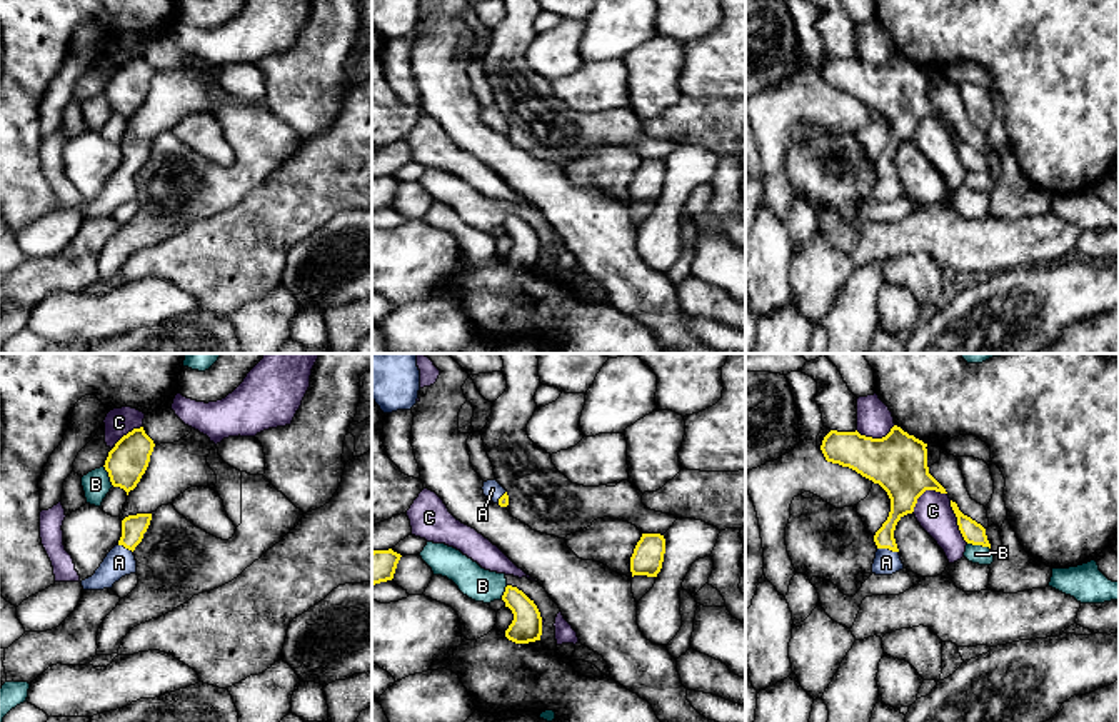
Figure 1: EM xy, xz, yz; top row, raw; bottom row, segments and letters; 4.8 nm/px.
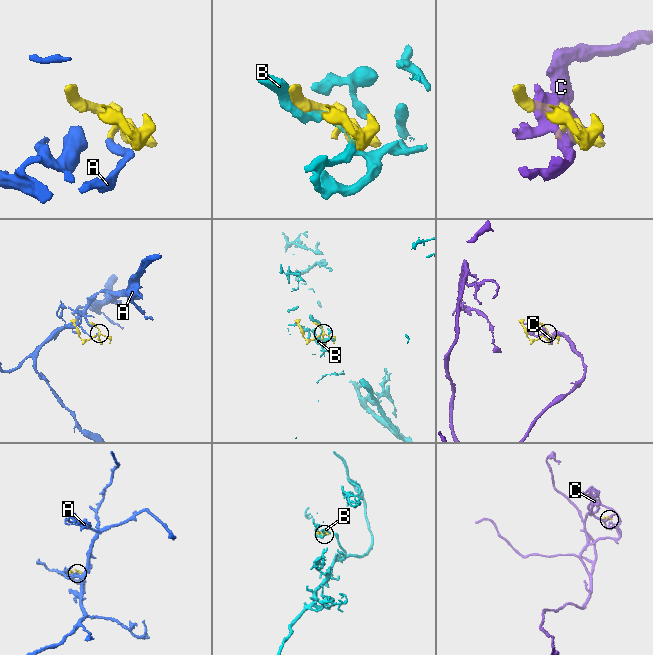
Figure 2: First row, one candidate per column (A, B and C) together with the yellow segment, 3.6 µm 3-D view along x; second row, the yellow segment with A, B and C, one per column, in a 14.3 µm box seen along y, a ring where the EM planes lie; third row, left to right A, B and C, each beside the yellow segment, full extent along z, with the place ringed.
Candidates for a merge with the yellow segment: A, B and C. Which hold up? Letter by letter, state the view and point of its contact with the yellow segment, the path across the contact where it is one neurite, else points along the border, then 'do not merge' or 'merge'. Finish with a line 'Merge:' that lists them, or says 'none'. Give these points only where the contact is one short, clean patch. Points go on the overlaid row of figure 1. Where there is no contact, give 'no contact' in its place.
A: yz (888, 547) | across yz (903, 499), (888, 527), (888, 547), (886, 562) | merge
B: yz (979, 544) | do not merge
C: yz (924, 491) | do not merge
Merge: A

